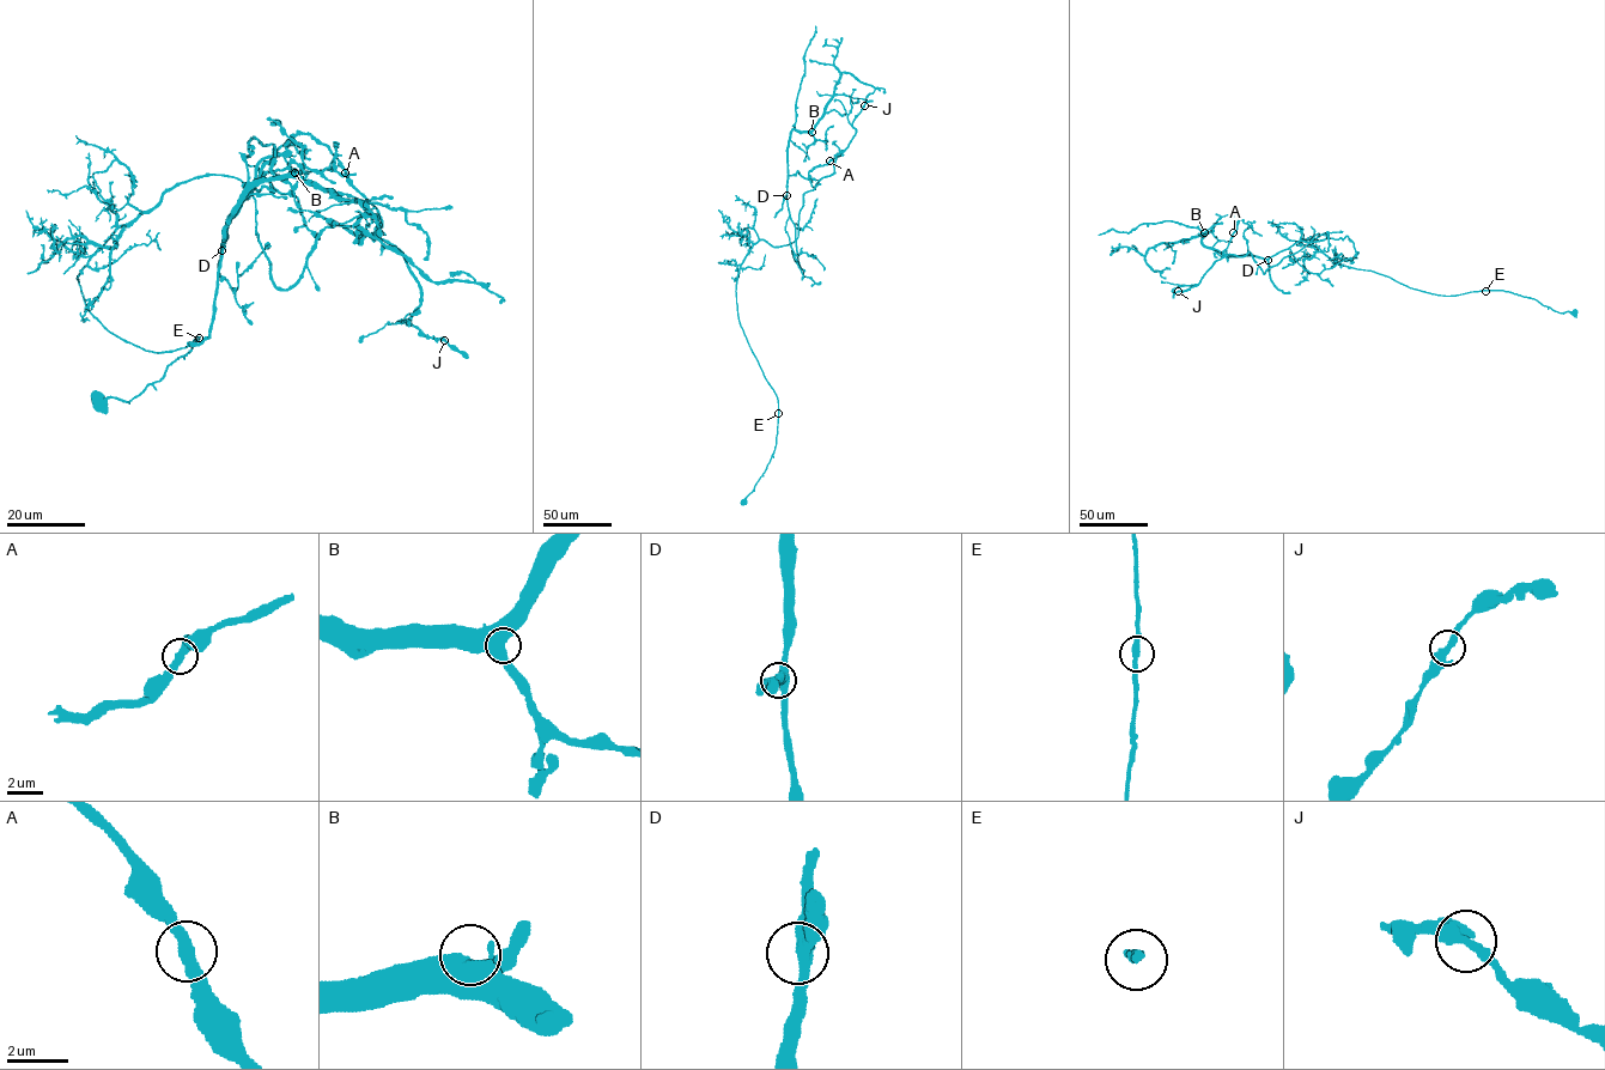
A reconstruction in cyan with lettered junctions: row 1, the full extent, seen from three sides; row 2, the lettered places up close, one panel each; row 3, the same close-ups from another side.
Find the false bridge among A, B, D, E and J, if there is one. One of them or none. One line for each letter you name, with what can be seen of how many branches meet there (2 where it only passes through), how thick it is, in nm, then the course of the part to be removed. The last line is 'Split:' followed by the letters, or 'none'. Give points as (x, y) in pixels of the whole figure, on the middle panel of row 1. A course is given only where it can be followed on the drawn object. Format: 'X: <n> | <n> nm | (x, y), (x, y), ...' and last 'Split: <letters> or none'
A: 2 | 360 nm | (830, 160), (841, 151), (803, 195), (798, 237), (759, 239), (739, 271), (778, 409), (741, 504)
Split: A

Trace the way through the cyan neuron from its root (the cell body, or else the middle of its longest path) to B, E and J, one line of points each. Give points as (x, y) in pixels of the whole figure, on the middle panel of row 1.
B: (743, 502), (778, 406), (737, 277), (834, 172), (841, 151), (788, 175), (790, 133), (812, 132)
E: (743, 502), (773, 451), (778, 413)
J: (743, 502), (778, 406), (739, 320), (739, 268), (759, 239), (796, 239), (864, 105)

